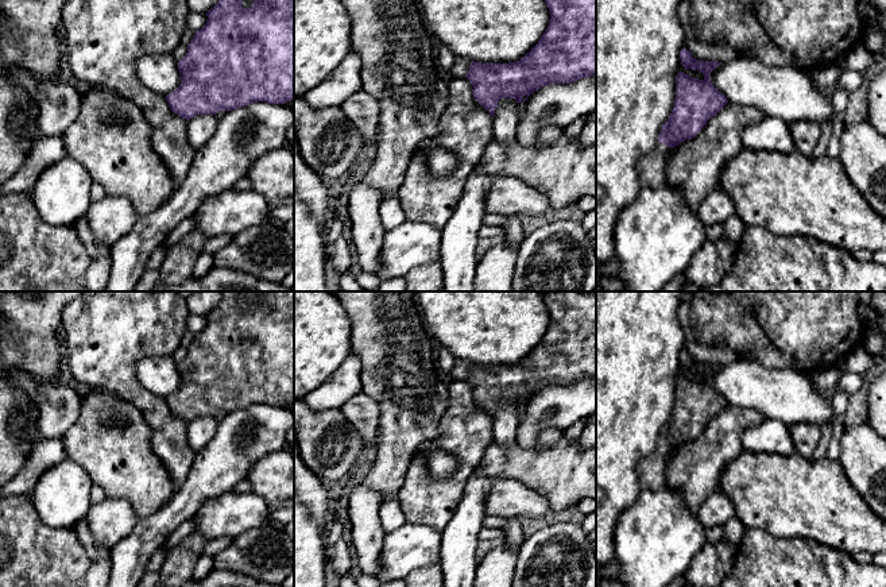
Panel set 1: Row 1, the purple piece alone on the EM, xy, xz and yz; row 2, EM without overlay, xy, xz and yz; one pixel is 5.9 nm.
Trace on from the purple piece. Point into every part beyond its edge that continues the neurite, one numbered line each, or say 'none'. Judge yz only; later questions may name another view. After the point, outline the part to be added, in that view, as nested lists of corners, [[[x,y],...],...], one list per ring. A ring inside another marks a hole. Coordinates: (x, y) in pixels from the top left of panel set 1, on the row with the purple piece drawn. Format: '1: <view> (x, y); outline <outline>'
1: yz (652, 168); outline [[[657,143],[650,152],[639,159],[637,169],[641,186],[653,188],[665,182],[666,166],[672,154],[673,148],[665,143]]]

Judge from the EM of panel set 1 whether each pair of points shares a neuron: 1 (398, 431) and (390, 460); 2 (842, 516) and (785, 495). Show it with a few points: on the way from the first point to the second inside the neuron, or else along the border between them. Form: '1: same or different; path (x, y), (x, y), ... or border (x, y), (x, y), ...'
1: same; path (398, 437), (394, 454)
2: same; path (828, 512), (815, 499), (799, 498)

